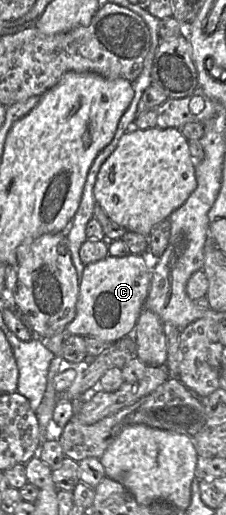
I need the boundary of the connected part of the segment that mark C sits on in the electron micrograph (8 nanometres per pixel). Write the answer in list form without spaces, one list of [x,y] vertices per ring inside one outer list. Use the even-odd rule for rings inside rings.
[[[110,254],[105,258],[85,265],[79,281],[79,296],[76,303],[76,315],[66,327],[44,341],[45,346],[55,355],[51,361],[47,387],[44,398],[37,408],[36,415],[39,423],[40,445],[45,438],[48,423],[52,420],[53,411],[59,402],[59,393],[54,388],[54,377],[61,372],[60,366],[64,361],[61,357],[63,341],[71,335],[96,337],[104,342],[114,343],[129,335],[135,328],[139,315],[145,307],[151,279],[152,269],[147,265],[141,254],[129,254],[115,257]]]

